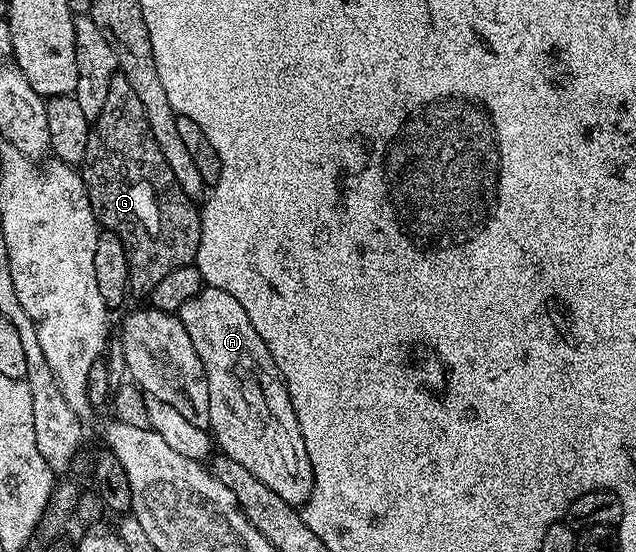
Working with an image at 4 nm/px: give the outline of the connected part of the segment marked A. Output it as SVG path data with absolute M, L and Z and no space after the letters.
M204 286L202 291L189 297L189 301L179 307L177 314L181 325L185 325L185 333L189 333L189 341L193 341L193 349L197 349L197 357L201 357L201 365L209 381L209 430L218 450L237 461L237 465L245 465L245 469L249 469L249 473L253 473L261 485L269 485L269 489L273 489L281 501L290 507L302 508L315 487L313 469L307 456L307 442L301 437L297 413L293 413L283 376L279 374L267 343L261 341L257 329L253 329L249 313L241 309L241 301L237 301L233 293Z

